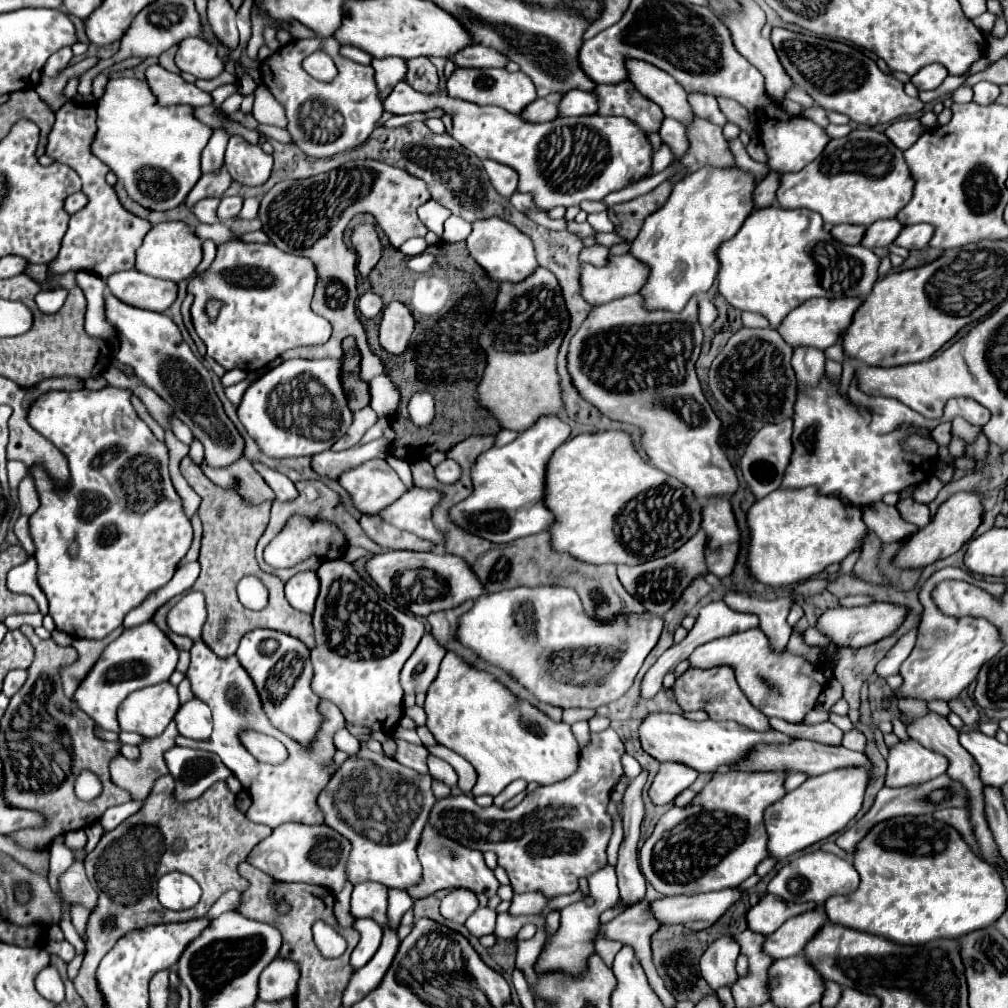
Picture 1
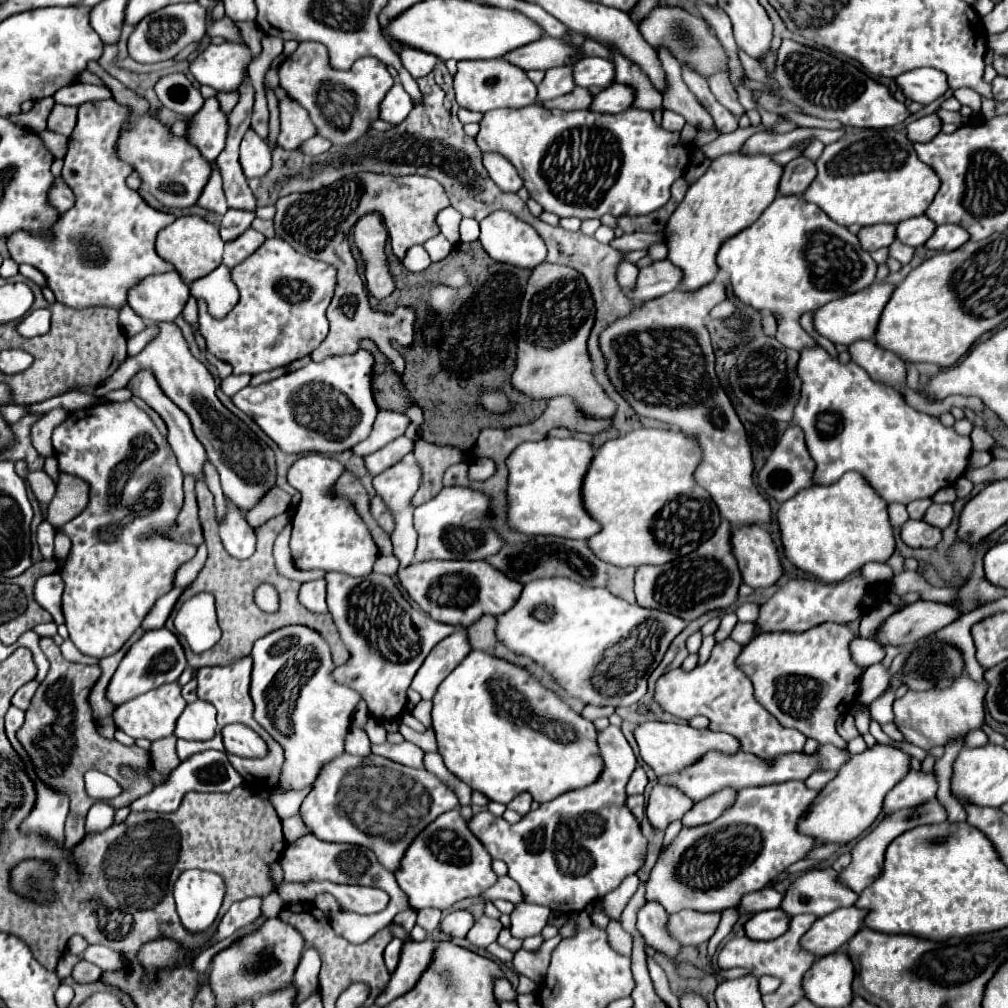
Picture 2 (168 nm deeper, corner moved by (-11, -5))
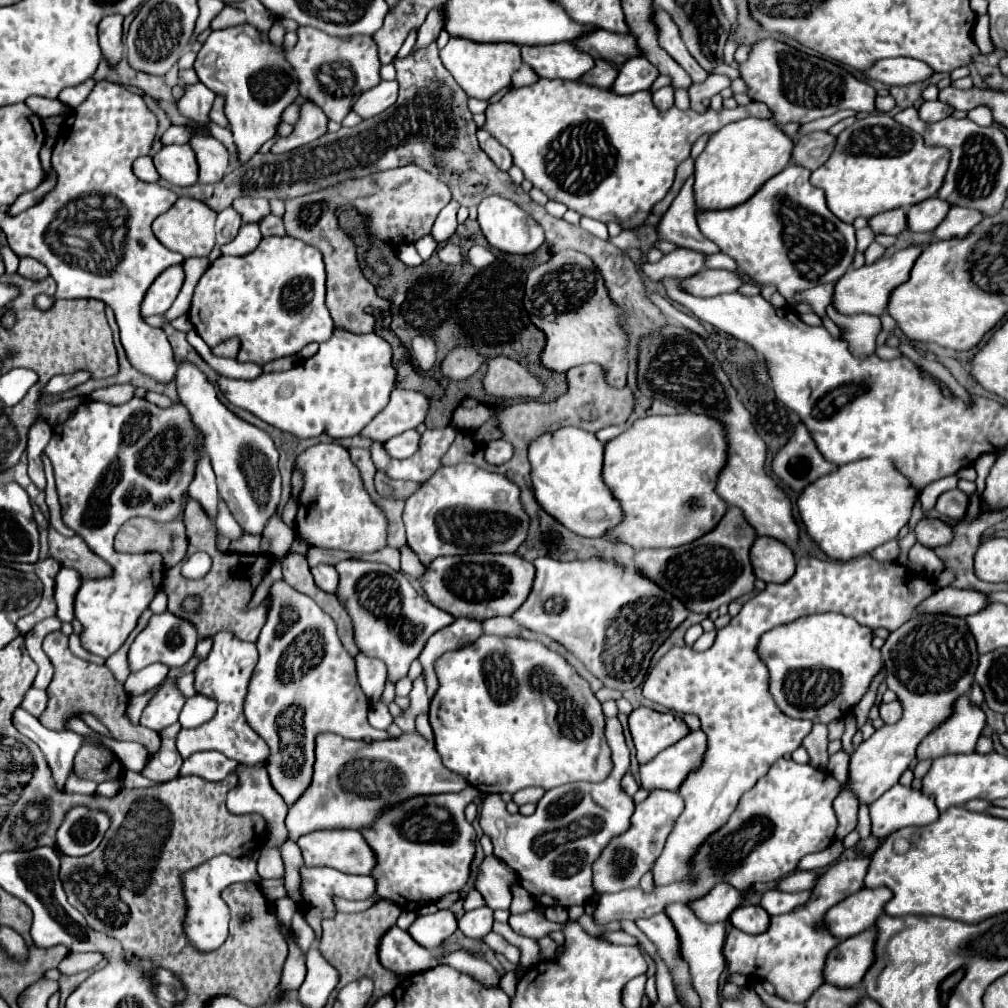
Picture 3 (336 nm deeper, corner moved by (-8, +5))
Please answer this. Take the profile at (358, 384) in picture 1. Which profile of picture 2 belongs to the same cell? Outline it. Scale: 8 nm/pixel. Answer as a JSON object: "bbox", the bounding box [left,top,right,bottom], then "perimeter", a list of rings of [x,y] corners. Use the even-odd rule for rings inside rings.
{"bbox":[360,339,408,411],"perimeter":[[[370,339],[360,341],[360,347],[374,355],[372,391],[374,391],[376,405],[380,409],[388,409],[388,411],[404,411],[408,405],[408,391],[404,389],[400,377],[396,373],[392,373],[388,359],[378,351],[374,341],[370,341]]]}

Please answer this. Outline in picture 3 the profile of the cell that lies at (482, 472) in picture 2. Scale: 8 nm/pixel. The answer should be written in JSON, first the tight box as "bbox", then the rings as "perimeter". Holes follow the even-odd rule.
{"bbox":[485,439,513,465],"perimeter":[[[505,439],[491,441],[491,443],[485,447],[485,459],[487,459],[491,465],[503,465],[503,463],[507,463],[511,457],[513,457],[513,445],[509,445],[509,441],[505,441]]]}

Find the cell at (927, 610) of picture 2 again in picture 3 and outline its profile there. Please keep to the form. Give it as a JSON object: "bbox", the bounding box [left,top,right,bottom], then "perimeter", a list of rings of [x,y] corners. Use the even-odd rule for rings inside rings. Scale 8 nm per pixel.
{"bbox":[917,587,989,617],"perimeter":[[[945,587],[925,599],[919,605],[917,613],[949,613],[955,617],[967,617],[979,613],[981,609],[985,609],[985,605],[989,605],[989,597],[985,593],[973,589]]]}

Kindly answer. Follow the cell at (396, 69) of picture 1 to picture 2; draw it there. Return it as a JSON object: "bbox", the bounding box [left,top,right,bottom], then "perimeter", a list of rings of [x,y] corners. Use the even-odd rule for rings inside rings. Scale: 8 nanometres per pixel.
{"bbox":[398,47,436,77],"perimeter":[[[404,47],[400,53],[398,53],[400,61],[402,61],[402,67],[414,77],[422,77],[422,75],[428,75],[434,65],[436,65],[436,57],[434,55],[428,55],[428,53],[422,53],[422,51],[416,51],[416,49],[410,49],[410,47]]]}

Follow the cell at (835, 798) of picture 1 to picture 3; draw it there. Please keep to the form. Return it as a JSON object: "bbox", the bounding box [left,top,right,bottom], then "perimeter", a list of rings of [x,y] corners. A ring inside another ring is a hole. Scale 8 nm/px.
{"bbox":[849,613,979,803],"perimeter":[[[919,613],[919,615],[911,617],[907,623],[903,623],[899,629],[895,629],[887,637],[885,645],[881,647],[881,655],[883,655],[883,663],[885,663],[885,681],[887,681],[889,689],[897,693],[897,699],[901,701],[905,711],[903,711],[903,717],[895,725],[883,725],[881,729],[877,729],[851,755],[849,787],[857,793],[861,803],[875,801],[877,797],[881,797],[881,793],[885,793],[899,781],[903,771],[915,759],[917,745],[925,739],[925,735],[929,735],[933,729],[937,729],[937,725],[941,725],[943,721],[949,719],[957,697],[969,693],[973,679],[975,679],[977,661],[979,661],[977,645],[975,645],[973,635],[969,633],[965,619],[953,617],[953,615],[939,615],[939,613]]]}

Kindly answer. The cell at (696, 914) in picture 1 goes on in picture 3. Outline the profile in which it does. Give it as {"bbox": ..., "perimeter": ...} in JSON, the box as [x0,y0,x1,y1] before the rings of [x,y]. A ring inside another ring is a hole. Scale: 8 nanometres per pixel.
{"bbox":[779,871,819,893],"perimeter":[[[795,871],[779,883],[779,889],[789,891],[789,893],[791,891],[811,891],[817,885],[817,877],[819,875],[813,871]]]}

